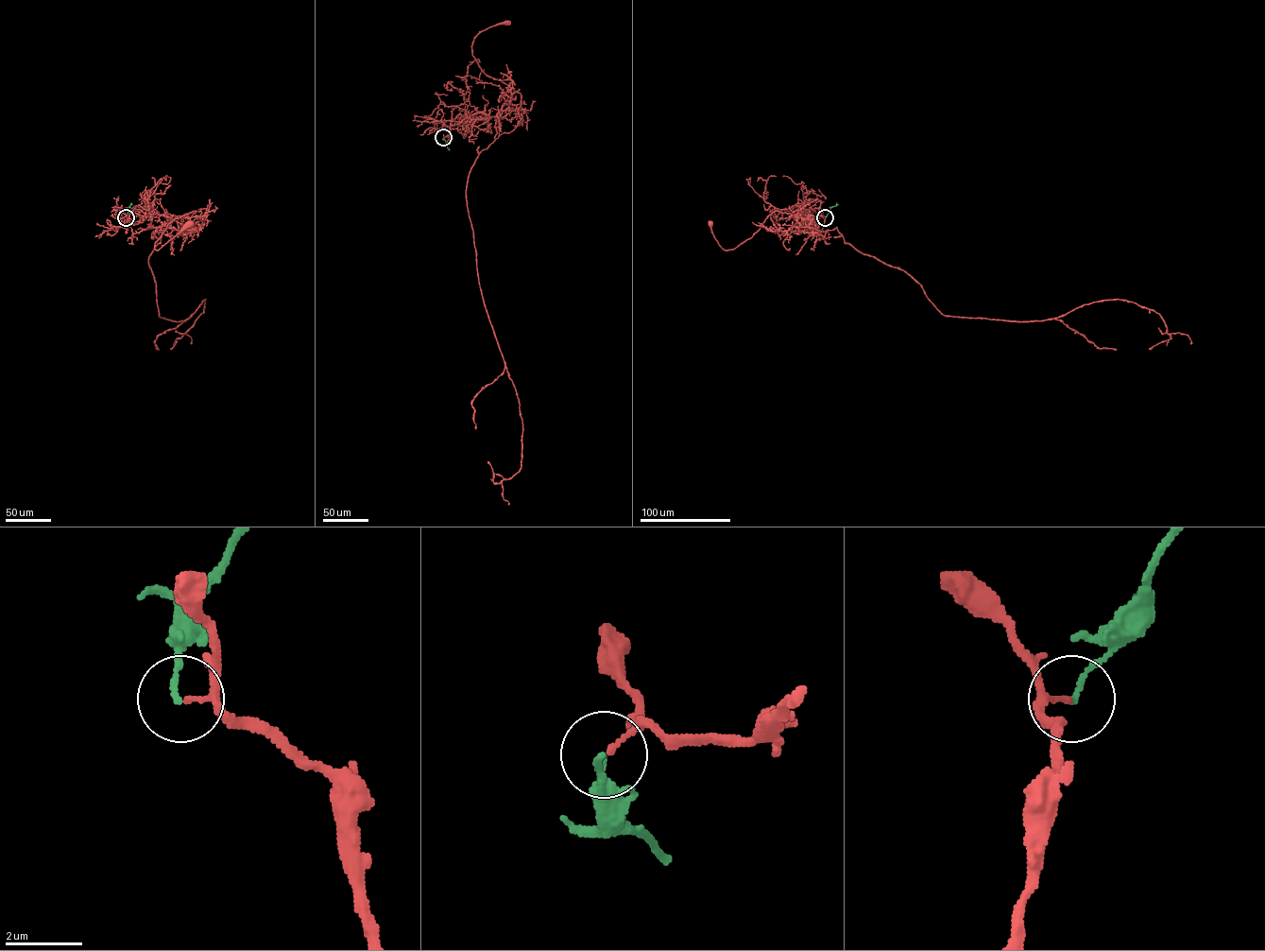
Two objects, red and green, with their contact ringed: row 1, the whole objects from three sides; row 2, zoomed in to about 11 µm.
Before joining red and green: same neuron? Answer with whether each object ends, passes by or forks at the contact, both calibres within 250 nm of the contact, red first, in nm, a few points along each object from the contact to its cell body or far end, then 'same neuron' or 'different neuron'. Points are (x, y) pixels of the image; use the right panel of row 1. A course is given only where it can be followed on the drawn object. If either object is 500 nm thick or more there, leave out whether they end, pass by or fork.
red passes by | green ends | 80/130 nm | red via (825, 217), (814, 234), (804, 216), (775, 211), (751, 237), (728, 250), (710, 223) | green via (825, 217), (829, 209), (838, 205) | same neuron

